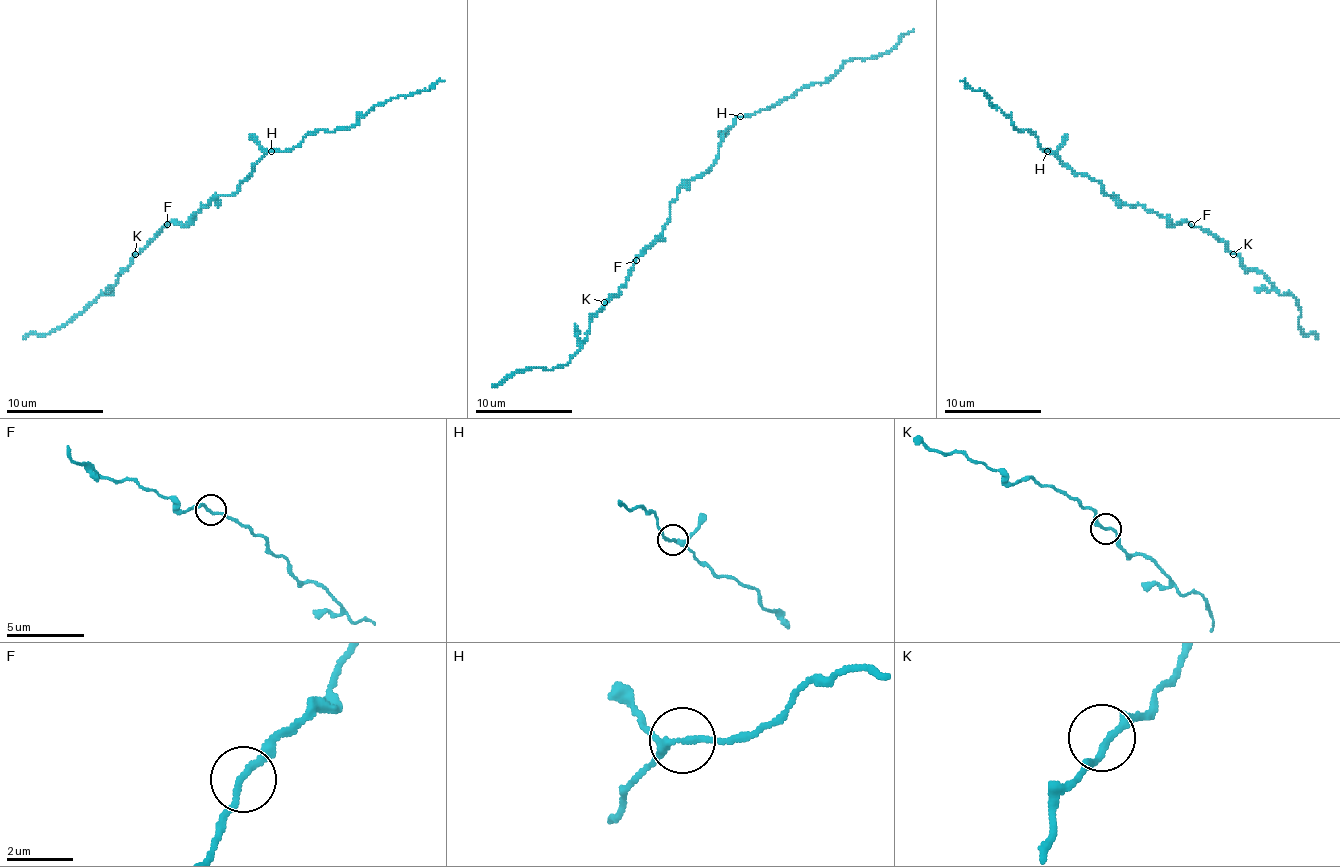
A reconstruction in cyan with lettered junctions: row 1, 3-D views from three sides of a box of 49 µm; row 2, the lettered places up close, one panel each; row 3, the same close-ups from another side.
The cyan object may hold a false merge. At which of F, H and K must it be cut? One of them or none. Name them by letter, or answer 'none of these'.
none of these

